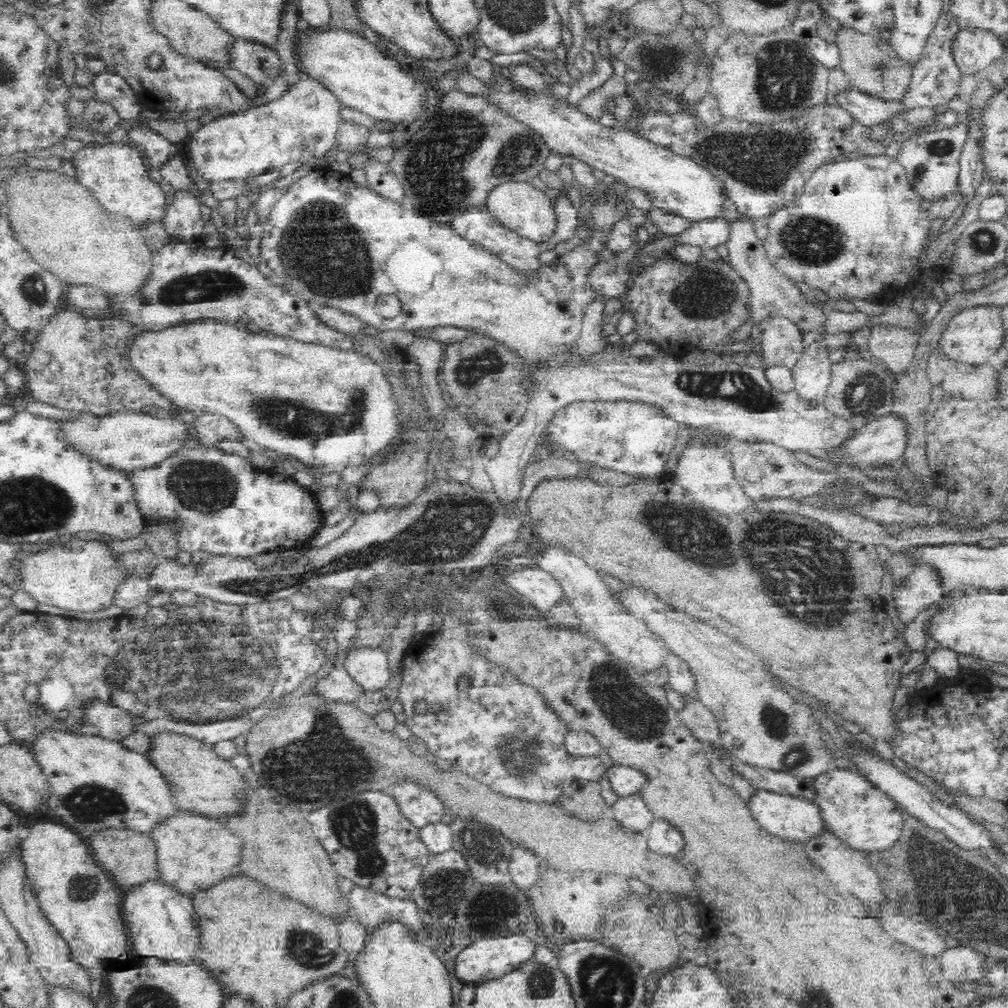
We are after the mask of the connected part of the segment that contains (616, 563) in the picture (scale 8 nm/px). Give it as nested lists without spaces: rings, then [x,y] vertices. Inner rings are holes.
[[[586,476],[544,480],[530,497],[527,510],[532,524],[546,520],[538,533],[542,543],[562,544],[600,573],[644,586],[670,607],[716,626],[752,650],[762,650],[756,654],[764,660],[766,670],[780,678],[784,672],[786,684],[826,702],[838,712],[838,721],[854,722],[862,732],[891,744],[900,727],[898,714],[892,714],[894,694],[912,649],[888,614],[882,622],[868,622],[870,616],[874,618],[870,602],[876,598],[880,602],[881,597],[879,590],[864,594],[860,588],[882,586],[880,562],[876,560],[876,570],[872,570],[874,562],[864,546],[840,537],[819,520],[758,510],[724,515],[698,504],[670,480],[670,476],[646,478],[628,486],[602,486]],[[742,534],[744,550],[736,552],[732,544],[740,542]],[[790,560],[796,560],[792,562],[792,570],[798,566],[796,572],[790,572]],[[798,574],[806,574],[806,584],[790,584]],[[772,596],[790,596],[788,602],[844,606],[848,608],[844,620],[860,620],[862,628],[856,622],[844,622],[822,630],[798,620],[784,606],[772,606]]]

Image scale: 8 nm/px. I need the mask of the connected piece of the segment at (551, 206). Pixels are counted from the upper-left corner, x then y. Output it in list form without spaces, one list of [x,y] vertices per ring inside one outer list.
[[[508,182],[499,184],[490,193],[484,204],[502,226],[513,230],[522,238],[535,242],[547,241],[554,236],[557,229],[555,203],[531,182]]]

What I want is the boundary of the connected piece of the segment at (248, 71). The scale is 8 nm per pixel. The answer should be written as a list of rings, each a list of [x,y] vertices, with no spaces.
[[[245,38],[232,40],[226,59],[229,68],[239,70],[264,88],[268,86],[268,82],[274,82],[278,78],[281,66],[281,58],[276,50]]]

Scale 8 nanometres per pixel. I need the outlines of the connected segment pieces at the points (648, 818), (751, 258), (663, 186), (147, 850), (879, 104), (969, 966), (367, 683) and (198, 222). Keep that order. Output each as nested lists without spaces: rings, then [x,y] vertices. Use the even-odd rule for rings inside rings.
[[[639,793],[620,796],[612,804],[613,817],[626,828],[647,832],[655,819],[653,812]]]
[[[741,215],[739,219],[730,223],[732,232],[730,232],[730,240],[726,245],[729,252],[727,260],[750,287],[752,316],[750,322],[758,324],[767,316],[785,316],[804,330],[804,346],[810,346],[828,334],[825,328],[828,310],[821,304],[814,306],[812,302],[808,302],[800,288],[769,260],[762,240],[758,240],[754,231],[754,220]]]
[[[497,70],[492,83],[486,84],[486,87],[492,92],[492,103],[504,109],[507,115],[516,117],[521,124],[540,133],[552,153],[582,160],[600,175],[620,179],[628,187],[643,190],[653,206],[680,215],[692,223],[722,216],[722,204],[728,200],[726,185],[694,160],[657,146],[624,126],[616,128],[605,120],[595,122],[577,108],[571,108],[567,101],[557,104],[548,90],[536,96],[523,94],[507,77],[507,71]]]
[[[101,830],[90,838],[92,855],[102,869],[116,878],[122,888],[132,888],[146,882],[158,880],[160,874],[156,870],[156,844],[146,834],[134,830]]]
[[[854,88],[838,91],[835,98],[840,107],[848,111],[858,123],[868,128],[892,121],[895,116],[908,110],[902,101],[884,101]]]
[[[961,944],[943,952],[939,959],[946,980],[952,983],[983,979],[987,970],[987,956]]]
[[[379,648],[354,650],[345,657],[343,666],[366,692],[383,690],[390,680],[388,654]]]
[[[174,190],[163,218],[165,229],[181,242],[202,241],[205,221],[200,217],[198,198],[188,191]]]

